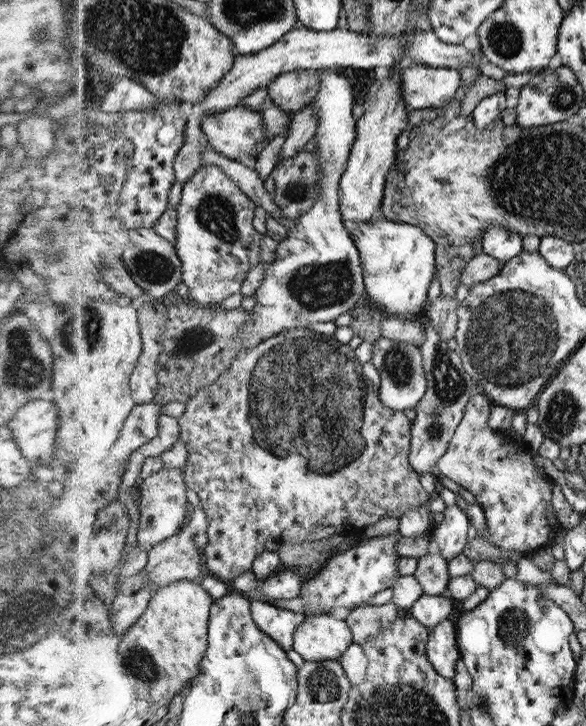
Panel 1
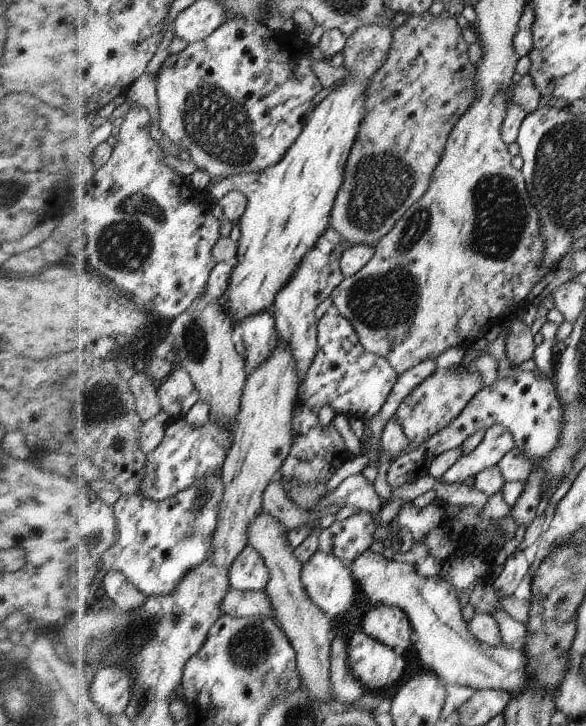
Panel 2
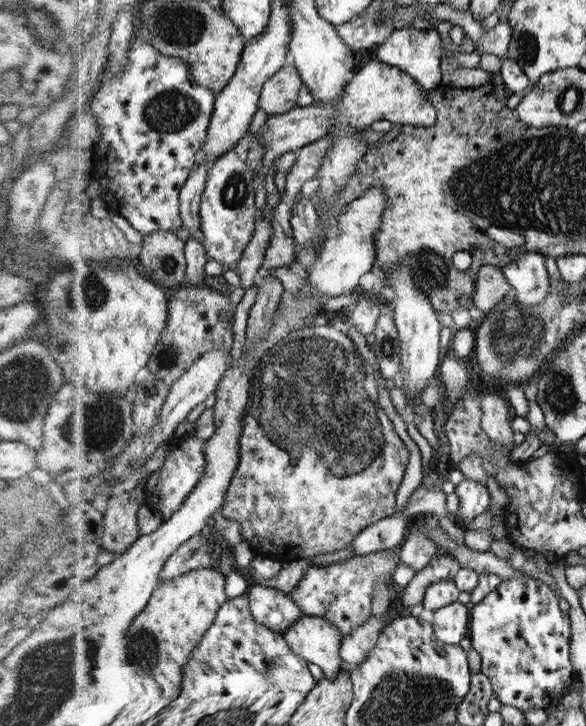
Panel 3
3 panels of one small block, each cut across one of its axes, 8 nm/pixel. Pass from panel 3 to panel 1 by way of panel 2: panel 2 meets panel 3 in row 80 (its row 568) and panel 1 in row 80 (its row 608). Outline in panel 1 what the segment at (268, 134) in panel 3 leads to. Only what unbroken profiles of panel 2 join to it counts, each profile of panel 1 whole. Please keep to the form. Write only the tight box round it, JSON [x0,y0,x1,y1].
[401,65,461,110]

